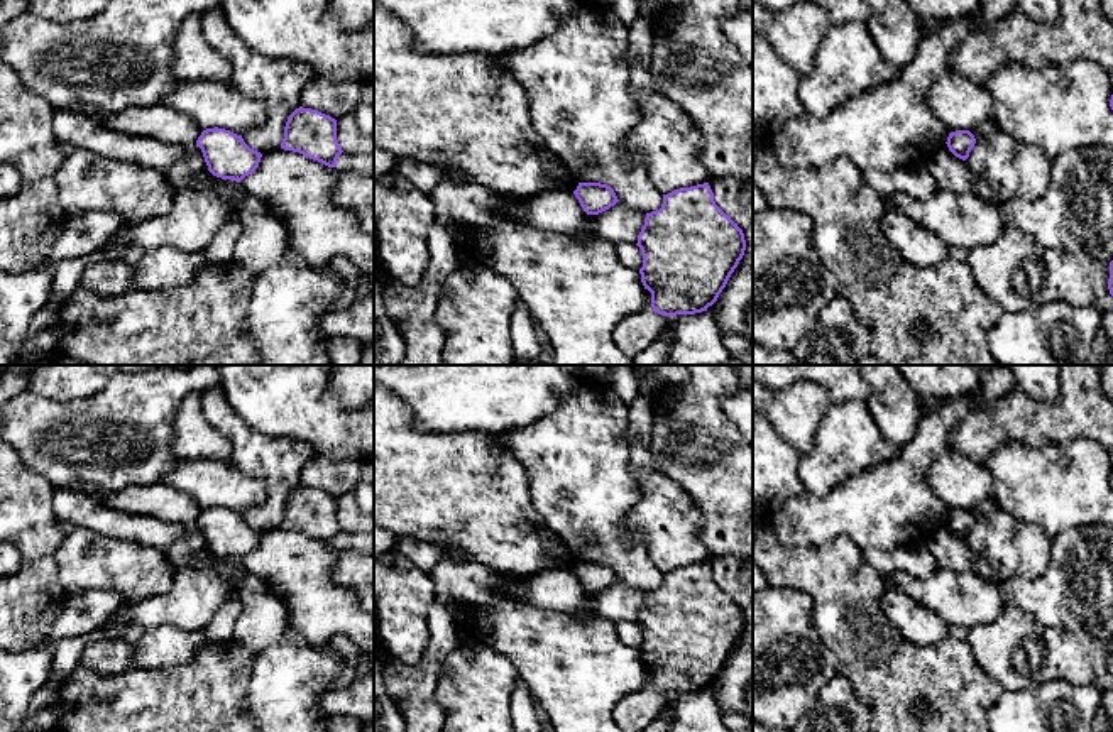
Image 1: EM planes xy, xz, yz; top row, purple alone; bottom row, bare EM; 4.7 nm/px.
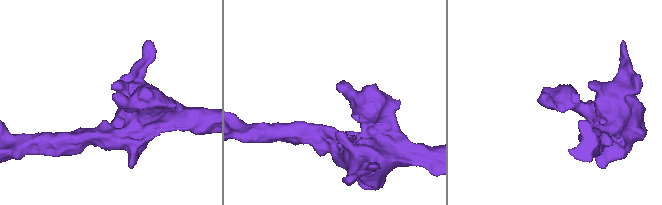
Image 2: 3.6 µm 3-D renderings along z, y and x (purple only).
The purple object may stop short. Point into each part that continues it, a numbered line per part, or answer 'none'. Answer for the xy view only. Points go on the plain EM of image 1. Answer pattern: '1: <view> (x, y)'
1: xy (357, 541)

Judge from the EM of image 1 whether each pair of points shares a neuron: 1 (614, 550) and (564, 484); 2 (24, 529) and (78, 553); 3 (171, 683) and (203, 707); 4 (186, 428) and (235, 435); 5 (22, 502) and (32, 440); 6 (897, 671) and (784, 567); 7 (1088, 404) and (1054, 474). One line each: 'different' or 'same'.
1: same
2: different
3: same
4: different
5: different
6: same
7: different

